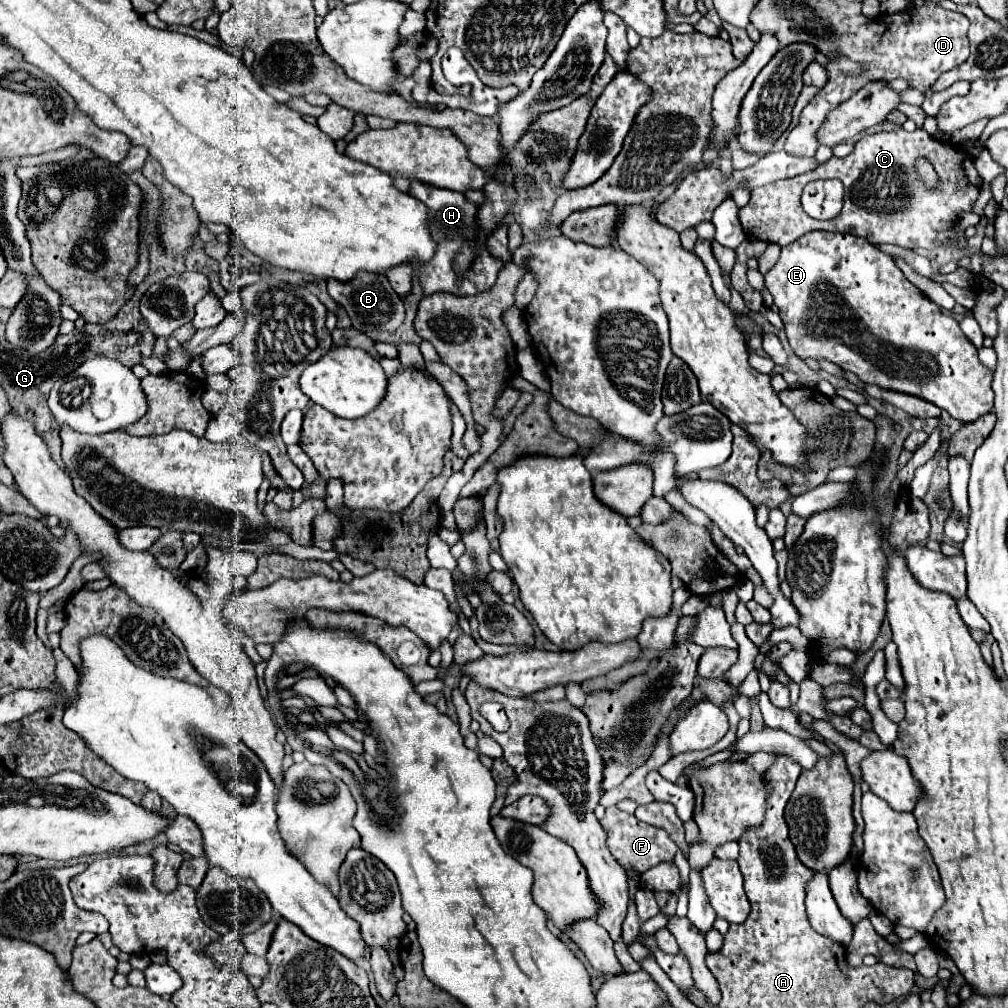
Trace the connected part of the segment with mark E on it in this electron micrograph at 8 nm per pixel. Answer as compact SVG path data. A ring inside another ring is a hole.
M813 231L803 235L801 239L781 247L781 259L775 263L775 267L765 275L765 287L769 289L769 293L773 295L775 305L779 307L779 317L785 325L785 335L789 339L789 345L793 349L793 353L799 359L827 359L835 365L839 365L845 371L851 371L859 377L859 381L869 383L869 385L877 385L881 389L889 389L889 391L899 391L899 393L907 393L919 399L925 399L933 405L937 405L939 409L947 411L953 419L959 419L963 423L973 423L977 421L981 415L989 413L993 409L993 389L991 389L991 379L993 379L993 371L989 371L977 357L977 349L975 345L961 333L959 323L941 313L941 307L935 305L933 301L929 301L915 285L911 285L905 275L899 271L899 267L895 265L895 261L891 259L891 255L879 251L877 247L873 247L867 239L857 237L853 233L827 233L827 231Z

